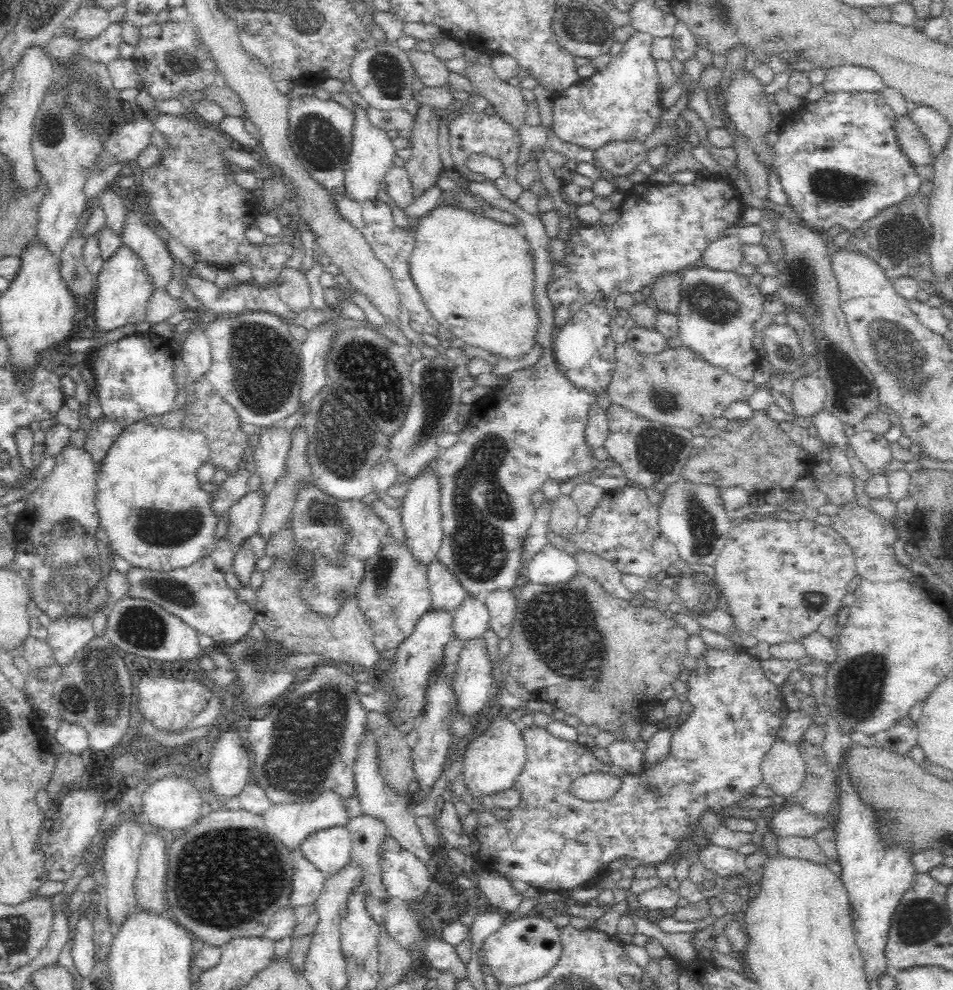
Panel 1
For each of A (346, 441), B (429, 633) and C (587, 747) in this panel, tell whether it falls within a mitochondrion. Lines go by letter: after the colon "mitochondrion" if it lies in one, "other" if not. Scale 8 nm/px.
A: mitochondrion
B: other
C: other

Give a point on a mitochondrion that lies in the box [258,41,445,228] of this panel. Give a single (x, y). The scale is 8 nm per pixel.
(321, 142)

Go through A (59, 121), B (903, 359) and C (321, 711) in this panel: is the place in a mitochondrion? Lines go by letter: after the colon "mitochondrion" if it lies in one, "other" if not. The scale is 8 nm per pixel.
A: mitochondrion
B: mitochondrion
C: mitochondrion

